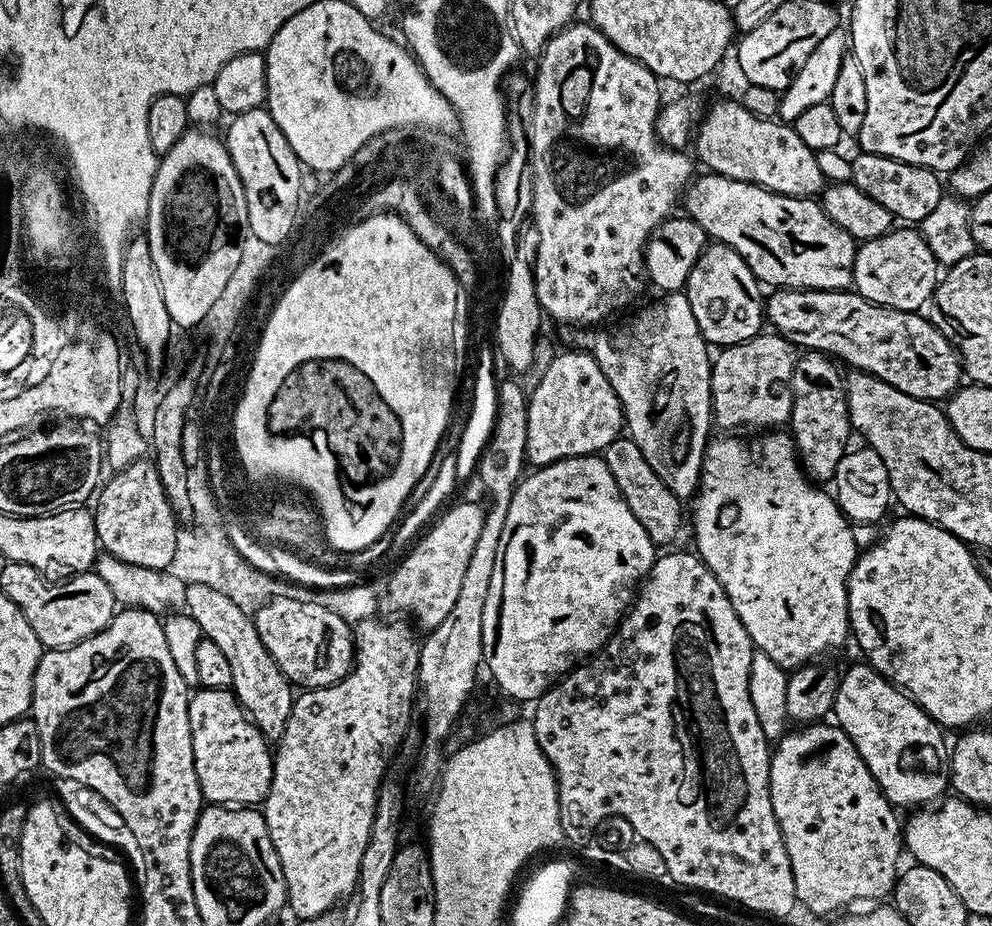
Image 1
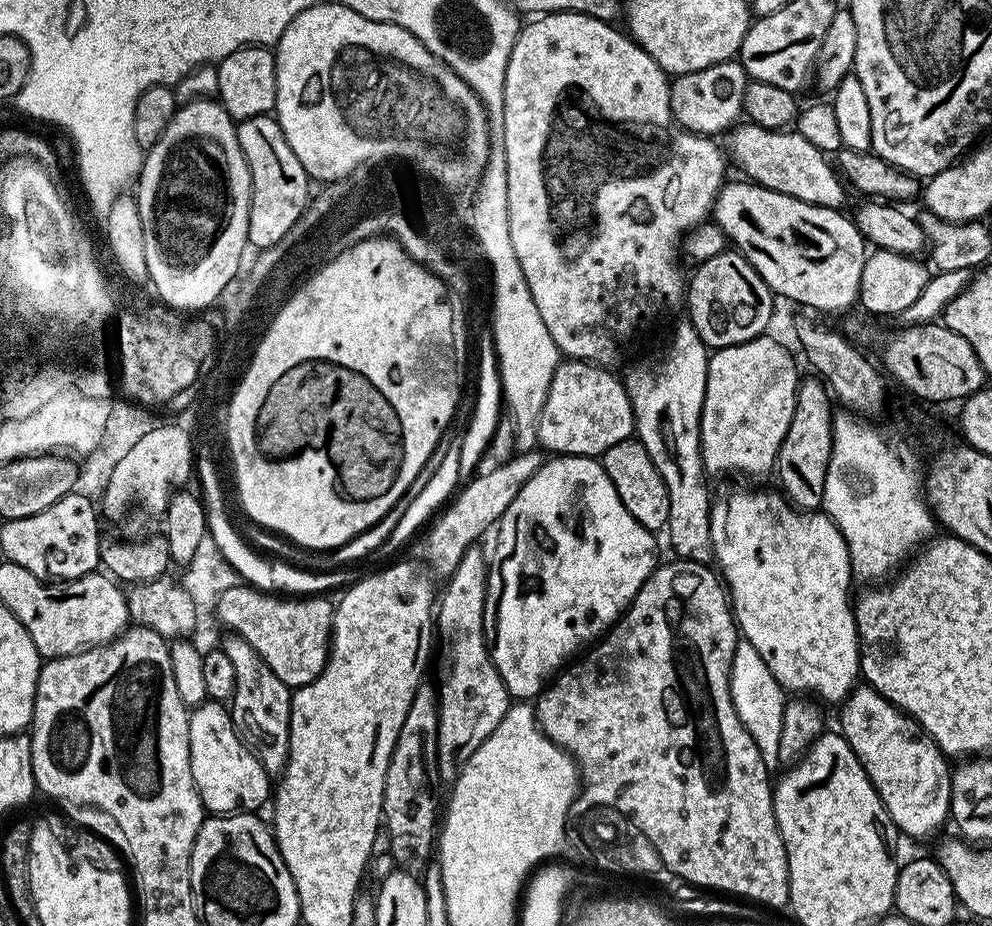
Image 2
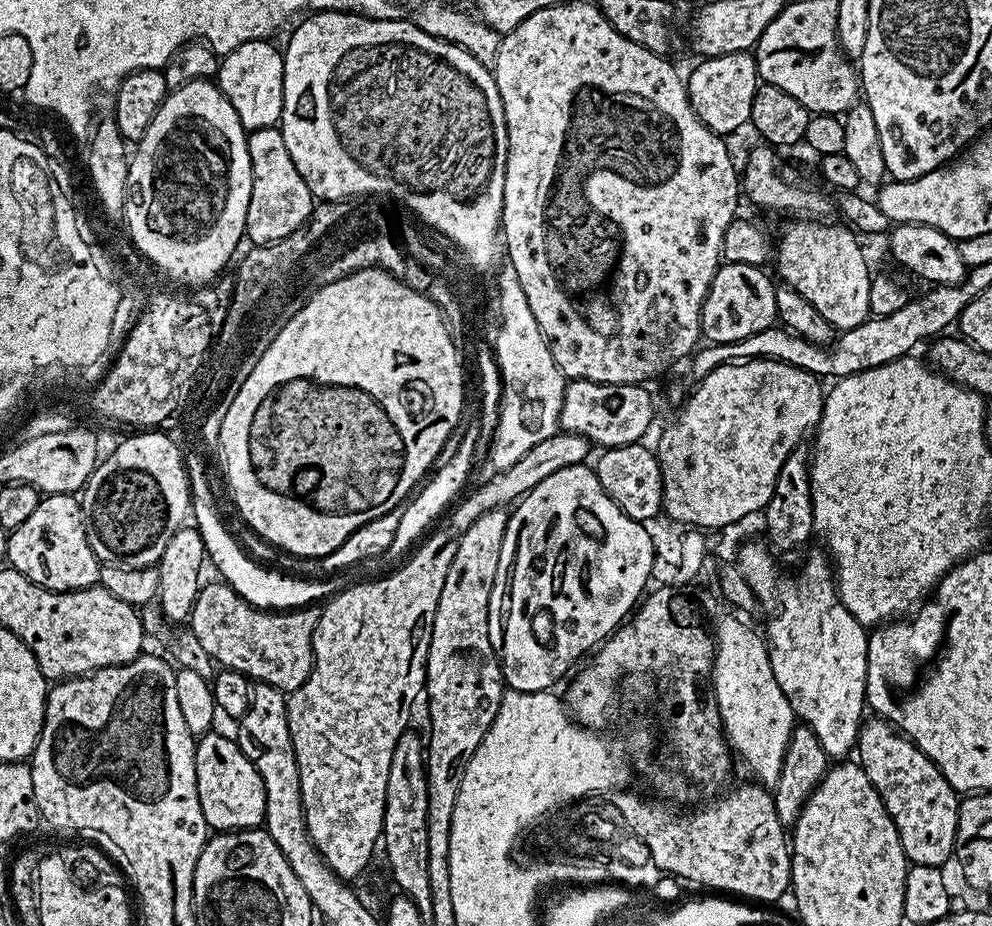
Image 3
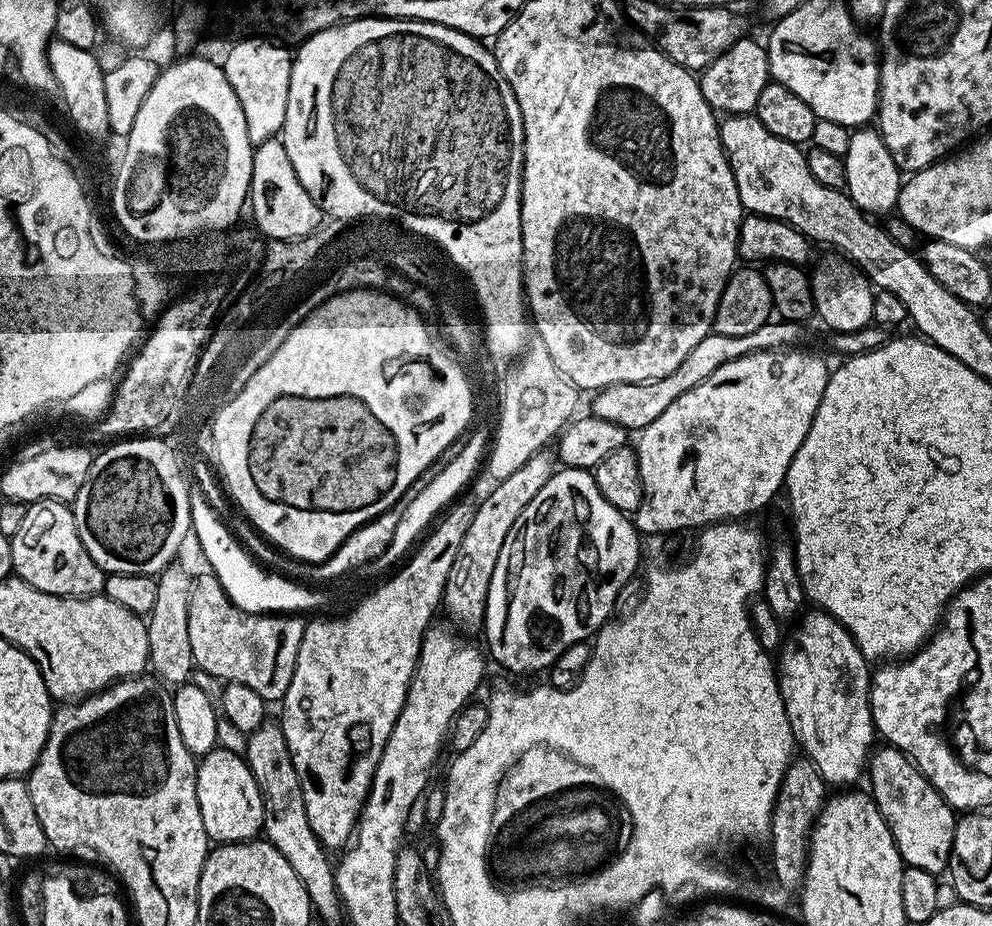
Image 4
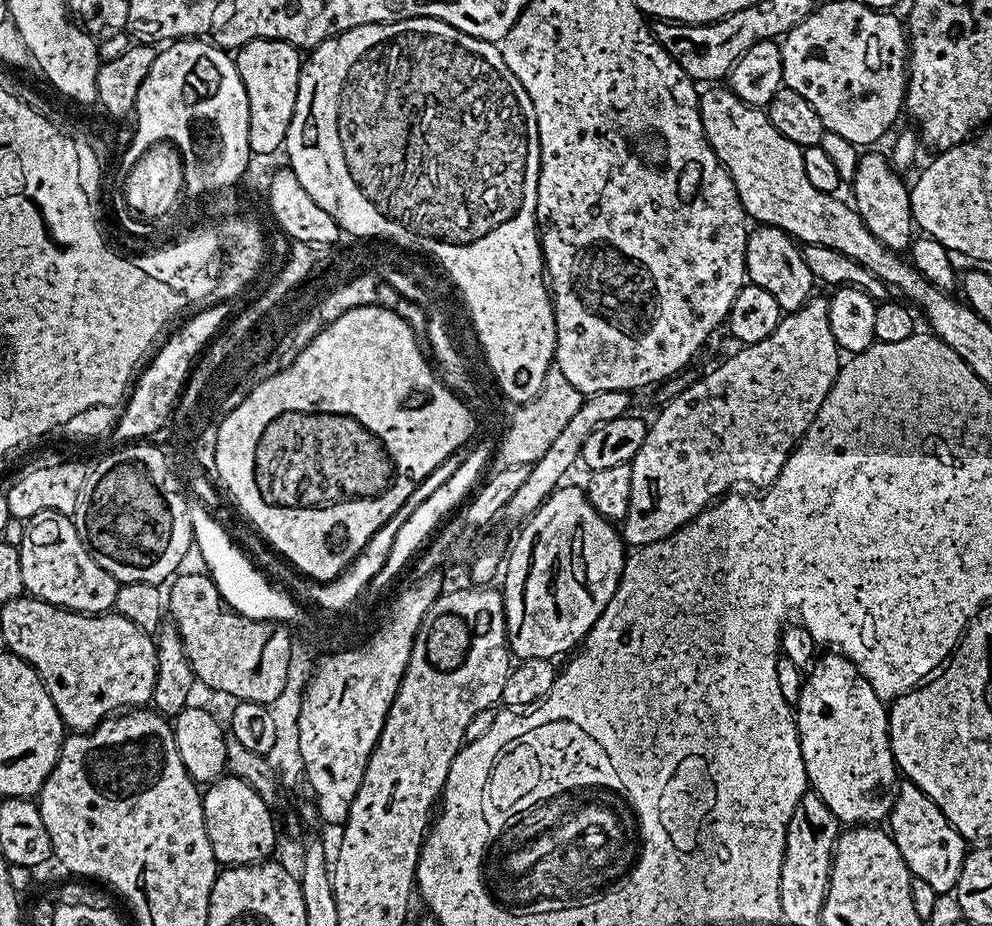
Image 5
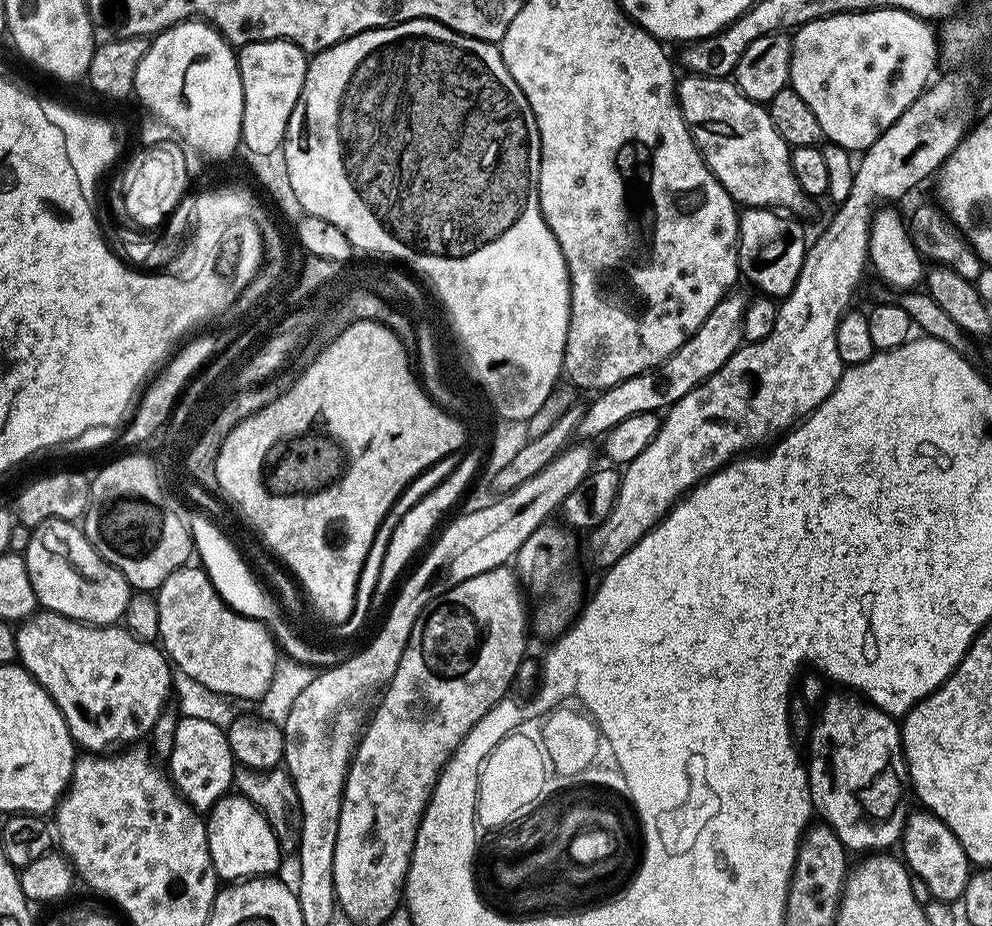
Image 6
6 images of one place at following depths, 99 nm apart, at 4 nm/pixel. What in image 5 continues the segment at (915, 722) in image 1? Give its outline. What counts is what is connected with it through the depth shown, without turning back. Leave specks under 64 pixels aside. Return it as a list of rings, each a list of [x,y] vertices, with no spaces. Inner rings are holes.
[[[919,799],[898,801],[892,808],[892,817],[889,818],[887,827],[913,877],[922,882],[930,882],[937,894],[951,893],[960,876],[960,867],[964,864],[965,837],[945,820],[931,800]]]

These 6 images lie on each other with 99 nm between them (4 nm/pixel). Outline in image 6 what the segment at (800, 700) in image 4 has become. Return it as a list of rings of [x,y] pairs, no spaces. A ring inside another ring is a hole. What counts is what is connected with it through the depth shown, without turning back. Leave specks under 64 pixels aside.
[[[851,695],[830,697],[824,709],[818,712],[818,719],[812,725],[812,753],[806,756],[806,771],[815,815],[836,829],[845,849],[868,854],[873,850],[891,849],[888,847],[904,835],[906,817],[896,811],[904,800],[904,788],[906,792],[909,783],[908,763],[904,761],[904,744],[900,741],[901,725],[867,699]],[[863,816],[872,820],[884,820],[888,816],[888,824],[860,824]]]

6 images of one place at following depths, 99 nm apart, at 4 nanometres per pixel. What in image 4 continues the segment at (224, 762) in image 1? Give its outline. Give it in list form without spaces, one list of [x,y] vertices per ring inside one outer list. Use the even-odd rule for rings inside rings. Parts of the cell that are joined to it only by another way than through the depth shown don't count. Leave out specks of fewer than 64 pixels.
[[[219,746],[208,752],[196,765],[196,793],[202,826],[209,841],[242,844],[257,839],[264,827],[264,799],[247,759],[239,752]]]

